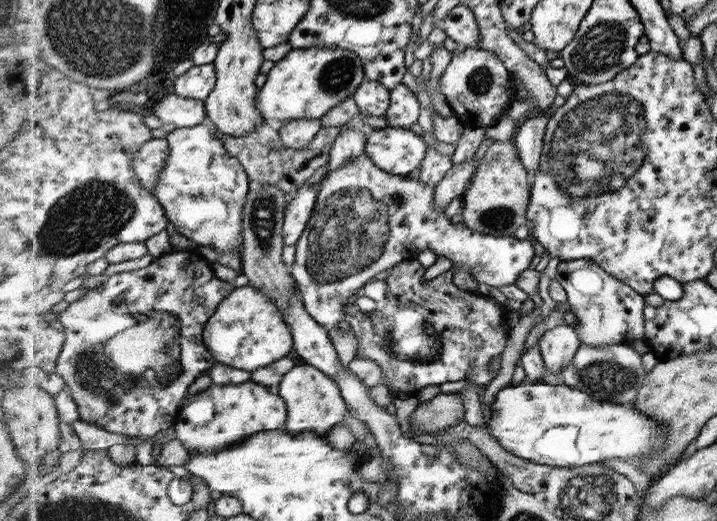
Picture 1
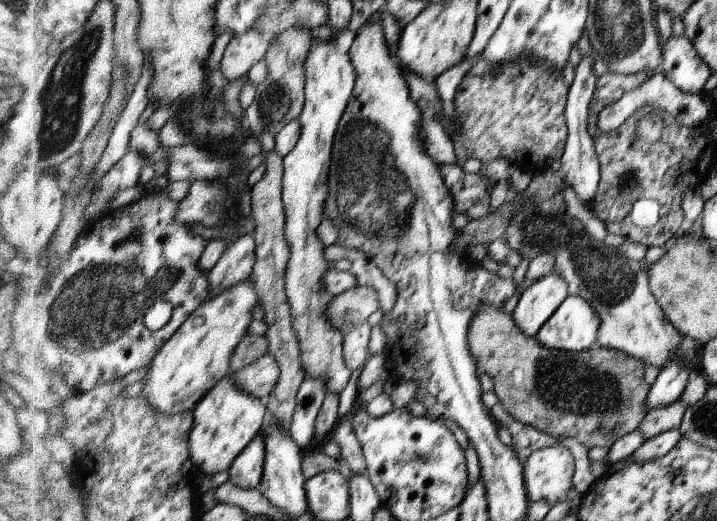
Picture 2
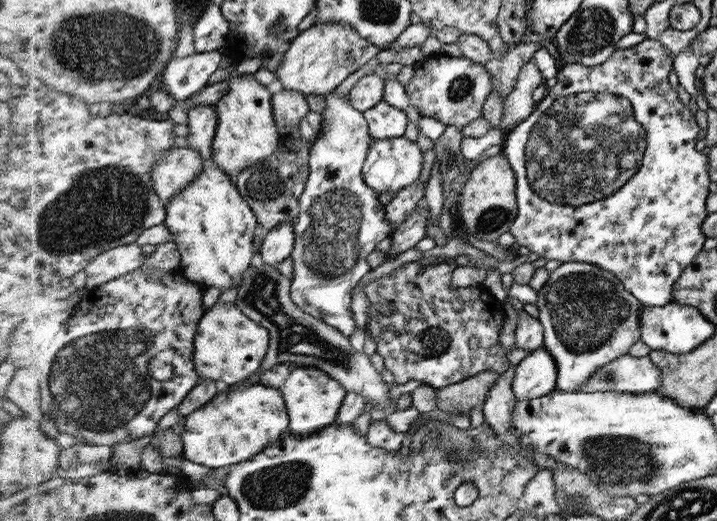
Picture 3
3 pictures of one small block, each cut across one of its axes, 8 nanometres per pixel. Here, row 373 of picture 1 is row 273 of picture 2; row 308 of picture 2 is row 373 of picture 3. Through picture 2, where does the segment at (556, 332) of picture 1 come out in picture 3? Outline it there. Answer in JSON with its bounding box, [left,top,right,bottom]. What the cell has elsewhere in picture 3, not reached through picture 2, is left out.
[512,346,557,401]

